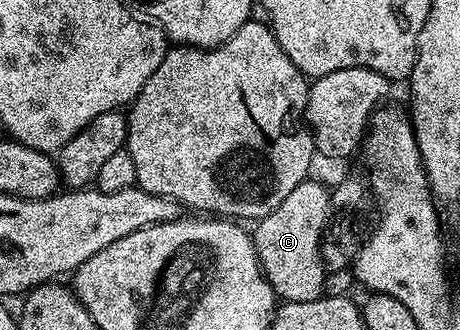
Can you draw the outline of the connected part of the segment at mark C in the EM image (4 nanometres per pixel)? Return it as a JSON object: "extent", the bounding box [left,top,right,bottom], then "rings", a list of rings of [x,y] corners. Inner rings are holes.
{"extent":[251,182,330,303],"rings":[[[312,182],[299,183],[294,189],[294,193],[290,193],[290,197],[286,197],[286,201],[282,201],[282,205],[278,209],[274,209],[266,218],[259,220],[255,224],[256,231],[251,232],[252,243],[256,247],[260,267],[264,271],[265,277],[270,281],[276,296],[285,303],[314,301],[321,298],[326,291],[324,288],[326,264],[324,258],[320,256],[320,245],[326,235],[324,226],[328,223],[328,217],[330,218],[330,191],[328,187],[324,188],[322,184]]]}

